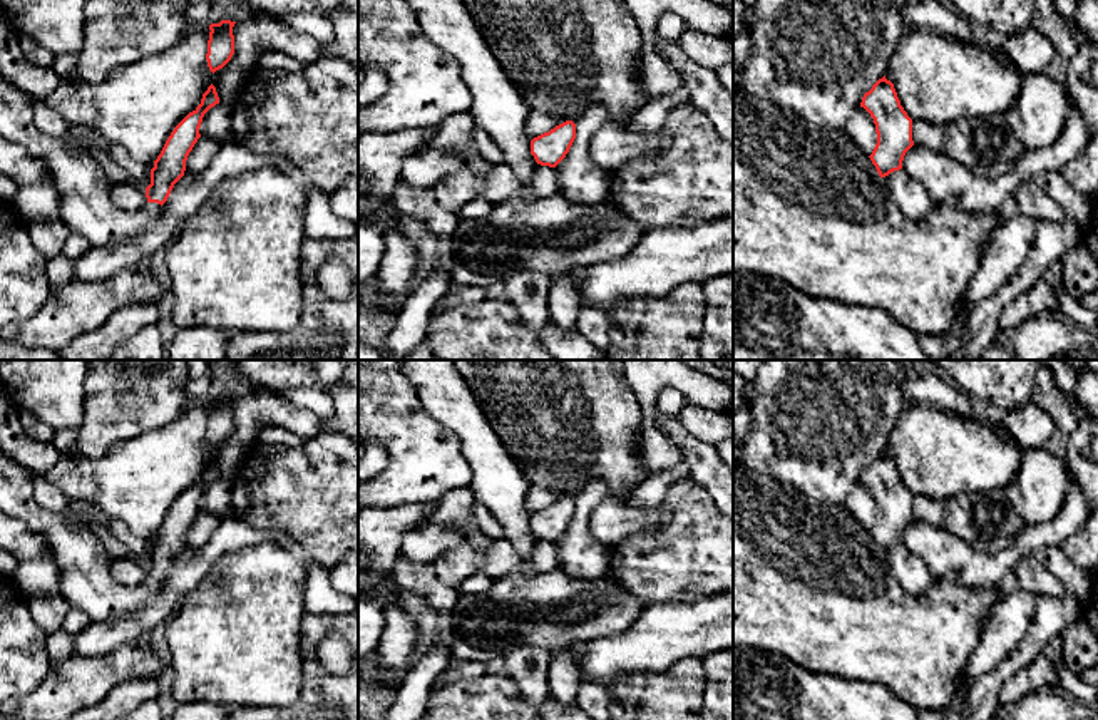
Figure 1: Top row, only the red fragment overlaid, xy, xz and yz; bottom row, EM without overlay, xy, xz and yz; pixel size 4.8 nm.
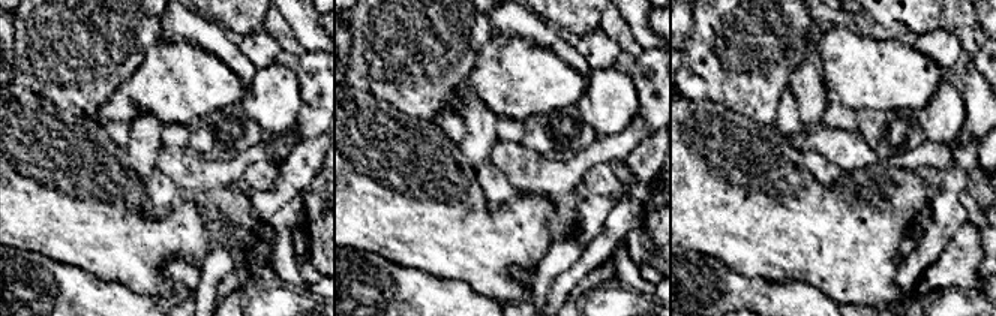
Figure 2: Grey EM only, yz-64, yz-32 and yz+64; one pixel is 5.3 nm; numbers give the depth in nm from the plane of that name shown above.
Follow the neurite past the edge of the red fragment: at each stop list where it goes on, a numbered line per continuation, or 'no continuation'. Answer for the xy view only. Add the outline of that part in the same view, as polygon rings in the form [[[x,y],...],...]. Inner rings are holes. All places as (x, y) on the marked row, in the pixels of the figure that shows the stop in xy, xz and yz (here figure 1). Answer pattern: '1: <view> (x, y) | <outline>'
1: xy (84, 190) | [[[0,75],[0,136],[25,147],[50,171],[50,186],[59,194],[60,218],[70,231],[89,239],[92,248],[109,246],[146,229],[161,213],[161,204],[146,203],[137,211],[122,211],[110,199],[110,181],[87,151],[50,137],[33,122],[32,97]]]

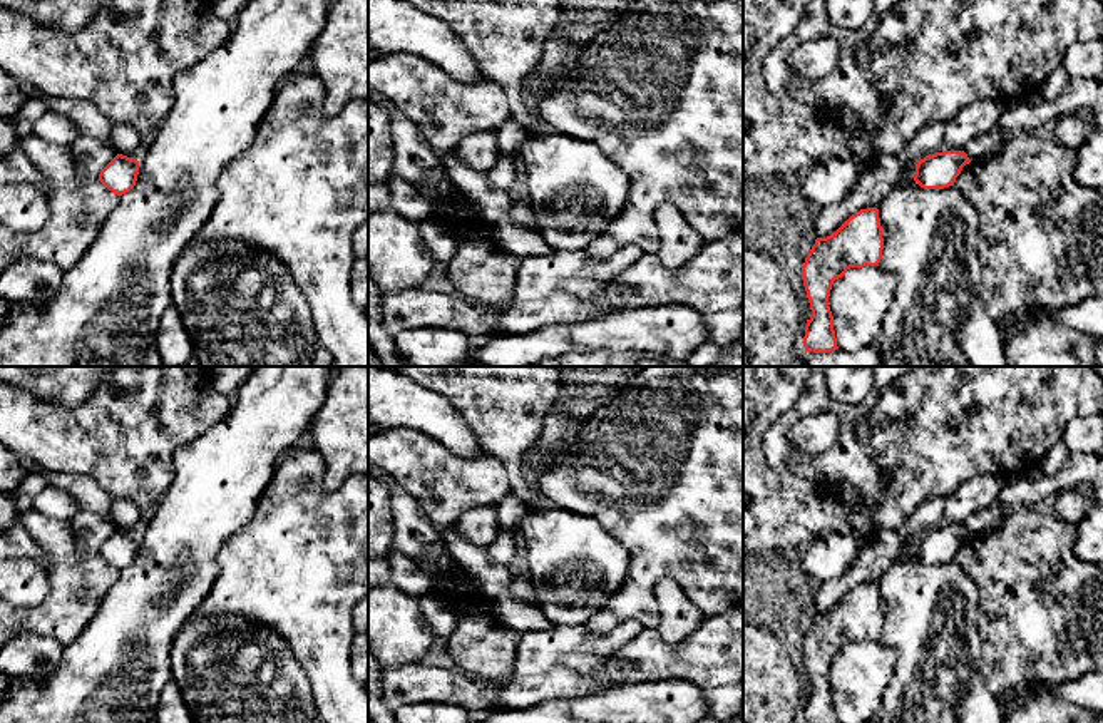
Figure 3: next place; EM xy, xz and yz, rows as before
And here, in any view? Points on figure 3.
no continuation

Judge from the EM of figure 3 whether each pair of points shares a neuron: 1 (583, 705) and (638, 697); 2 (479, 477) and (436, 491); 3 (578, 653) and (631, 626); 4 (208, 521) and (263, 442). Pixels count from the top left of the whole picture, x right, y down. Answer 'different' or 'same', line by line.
1: same
2: same
3: same
4: same

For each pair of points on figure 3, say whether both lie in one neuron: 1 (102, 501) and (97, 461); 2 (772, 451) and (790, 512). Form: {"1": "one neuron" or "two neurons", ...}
{"1": "two neurons", "2": "two neurons"}

